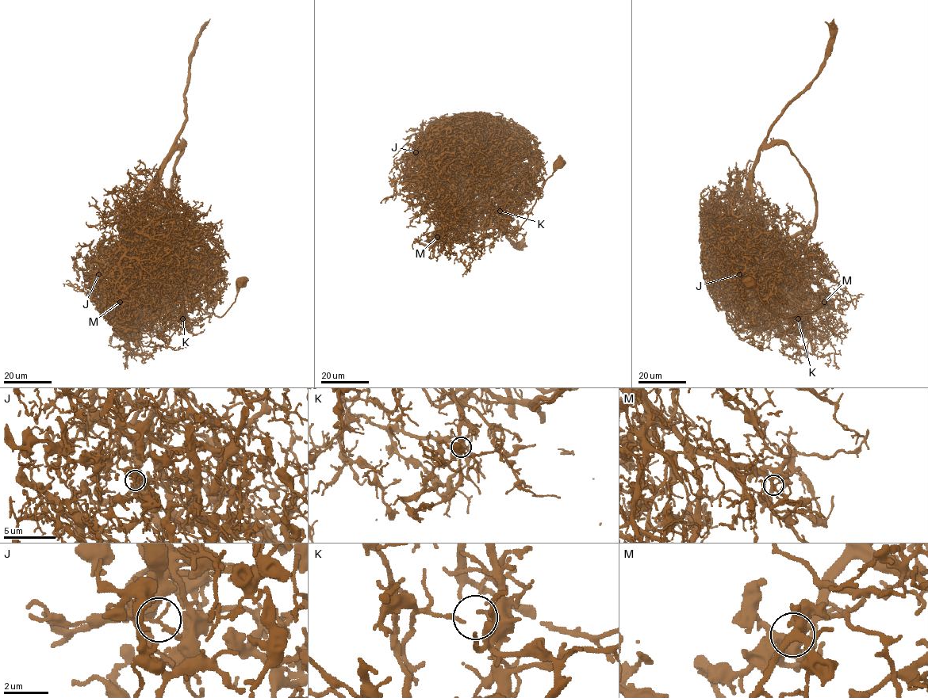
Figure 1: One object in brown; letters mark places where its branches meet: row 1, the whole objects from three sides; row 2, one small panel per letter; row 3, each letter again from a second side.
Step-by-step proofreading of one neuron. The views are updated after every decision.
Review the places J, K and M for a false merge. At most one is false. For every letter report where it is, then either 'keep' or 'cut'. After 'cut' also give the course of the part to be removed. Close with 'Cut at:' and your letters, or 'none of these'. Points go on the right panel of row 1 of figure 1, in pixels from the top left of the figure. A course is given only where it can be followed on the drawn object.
J: place (739, 274); cut; course (740, 274), (802, 318), (816, 312), (785, 291), (762, 296), (747, 287), (725, 272), (717, 252), (726, 258)
K: place (798, 318); keep
M: place (824, 302); keep
Cut at: J

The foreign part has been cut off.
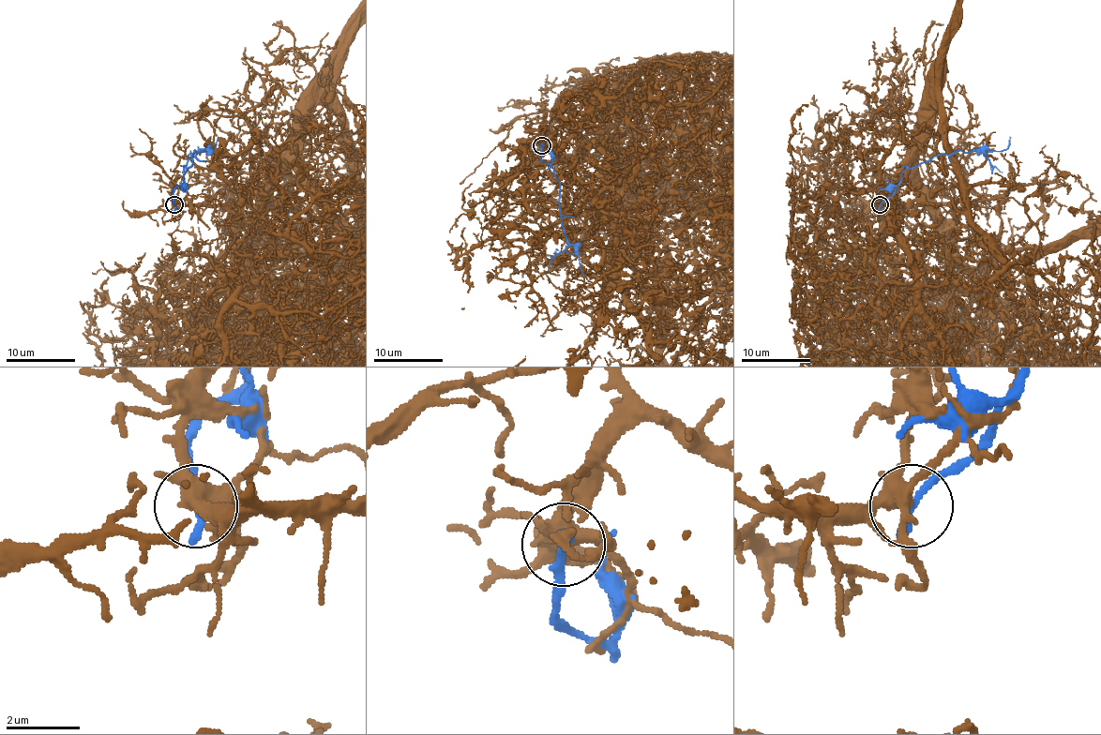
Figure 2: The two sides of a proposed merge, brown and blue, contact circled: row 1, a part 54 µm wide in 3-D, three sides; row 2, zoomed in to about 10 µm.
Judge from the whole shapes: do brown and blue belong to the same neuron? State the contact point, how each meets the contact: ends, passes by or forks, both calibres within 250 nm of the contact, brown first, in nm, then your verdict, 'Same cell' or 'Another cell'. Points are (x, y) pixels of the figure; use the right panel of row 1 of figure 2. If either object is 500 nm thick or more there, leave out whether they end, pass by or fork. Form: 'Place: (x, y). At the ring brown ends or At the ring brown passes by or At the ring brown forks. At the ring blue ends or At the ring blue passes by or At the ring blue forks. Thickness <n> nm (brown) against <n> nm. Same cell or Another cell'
Place: (880, 204). At the ring brown forks. At the ring blue ends. Thickness 400 nm (brown) against 280 nm. Another cell

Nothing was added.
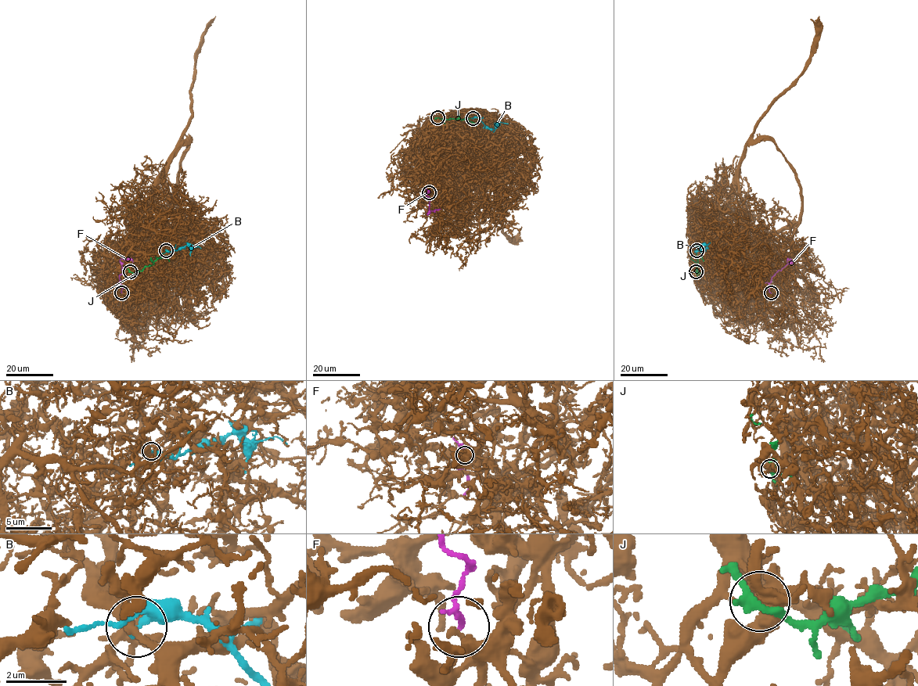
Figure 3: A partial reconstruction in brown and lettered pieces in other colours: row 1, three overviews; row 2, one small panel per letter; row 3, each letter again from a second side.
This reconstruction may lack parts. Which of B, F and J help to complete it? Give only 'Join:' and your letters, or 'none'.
Join: none

